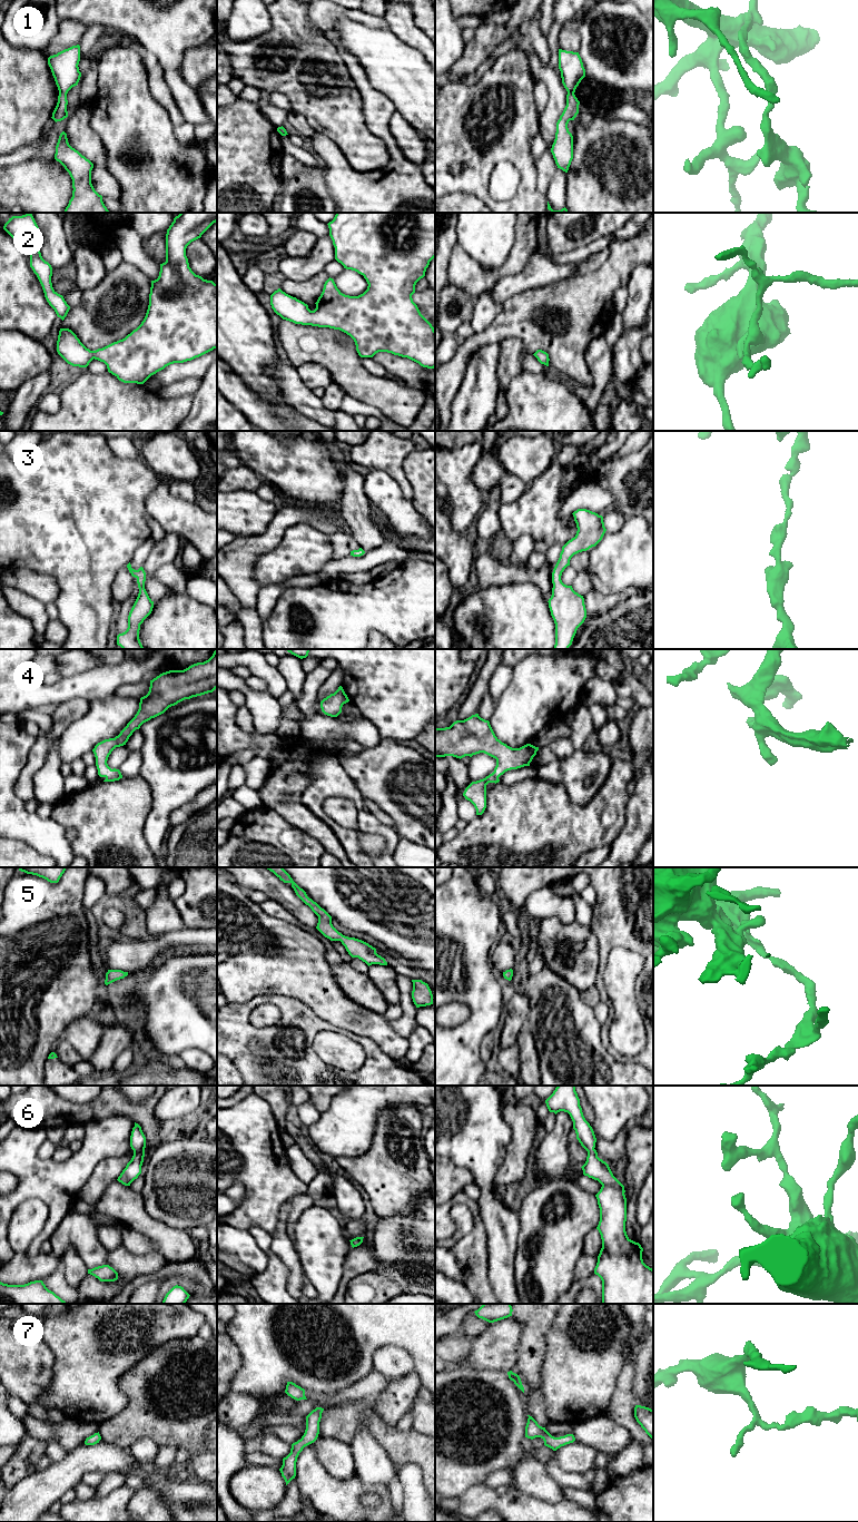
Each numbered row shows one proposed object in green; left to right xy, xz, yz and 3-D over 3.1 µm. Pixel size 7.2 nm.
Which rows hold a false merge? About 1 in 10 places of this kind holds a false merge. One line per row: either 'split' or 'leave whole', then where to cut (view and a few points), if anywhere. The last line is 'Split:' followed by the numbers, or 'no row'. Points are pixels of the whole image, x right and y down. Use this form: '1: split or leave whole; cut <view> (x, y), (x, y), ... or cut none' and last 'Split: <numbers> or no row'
1: leave whole; cut none
2: leave whole; cut none
3: leave whole; cut none
4: leave whole; cut none
5: leave whole; cut none
6: leave whole; cut none
7: leave whole; cut none
Split: no row

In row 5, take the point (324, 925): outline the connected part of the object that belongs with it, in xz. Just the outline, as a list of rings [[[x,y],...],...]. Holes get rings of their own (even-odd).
[[[266,867],[273,872],[284,883],[290,883],[296,895],[308,905],[312,911],[318,916],[318,923],[316,929],[331,941],[341,941],[346,951],[352,958],[358,958],[365,962],[368,966],[372,964],[387,965],[384,958],[376,953],[376,949],[368,943],[355,939],[348,937],[339,933],[332,924],[332,916],[322,909],[316,902],[309,899],[306,892],[300,888],[290,877],[290,875],[283,867]]]

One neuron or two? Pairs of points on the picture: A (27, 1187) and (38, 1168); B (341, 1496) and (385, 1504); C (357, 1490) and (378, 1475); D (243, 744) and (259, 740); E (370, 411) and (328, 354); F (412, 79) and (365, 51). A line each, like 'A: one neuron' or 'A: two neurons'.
A: one neuron
B: one neuron
C: two neurons
D: one neuron
E: two neurons
F: one neuron

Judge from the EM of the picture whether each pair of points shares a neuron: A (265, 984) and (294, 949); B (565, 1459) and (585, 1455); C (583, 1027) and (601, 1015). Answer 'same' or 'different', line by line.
A: same
B: same
C: different

